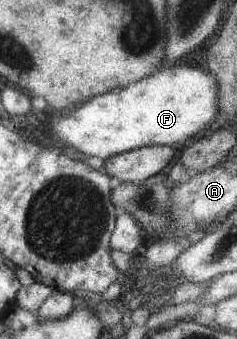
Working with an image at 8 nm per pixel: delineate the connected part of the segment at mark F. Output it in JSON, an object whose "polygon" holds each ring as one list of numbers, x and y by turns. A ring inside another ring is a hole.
{"polygon":[[183,60,175,66,169,66,153,76,145,76,122,89,90,98,86,103,65,113,51,113,50,130,57,134,65,146,73,146,75,150,87,156,98,156,104,161,139,147,167,145,177,150,216,126,218,100,219,83,215,75,209,69,187,66]]}

